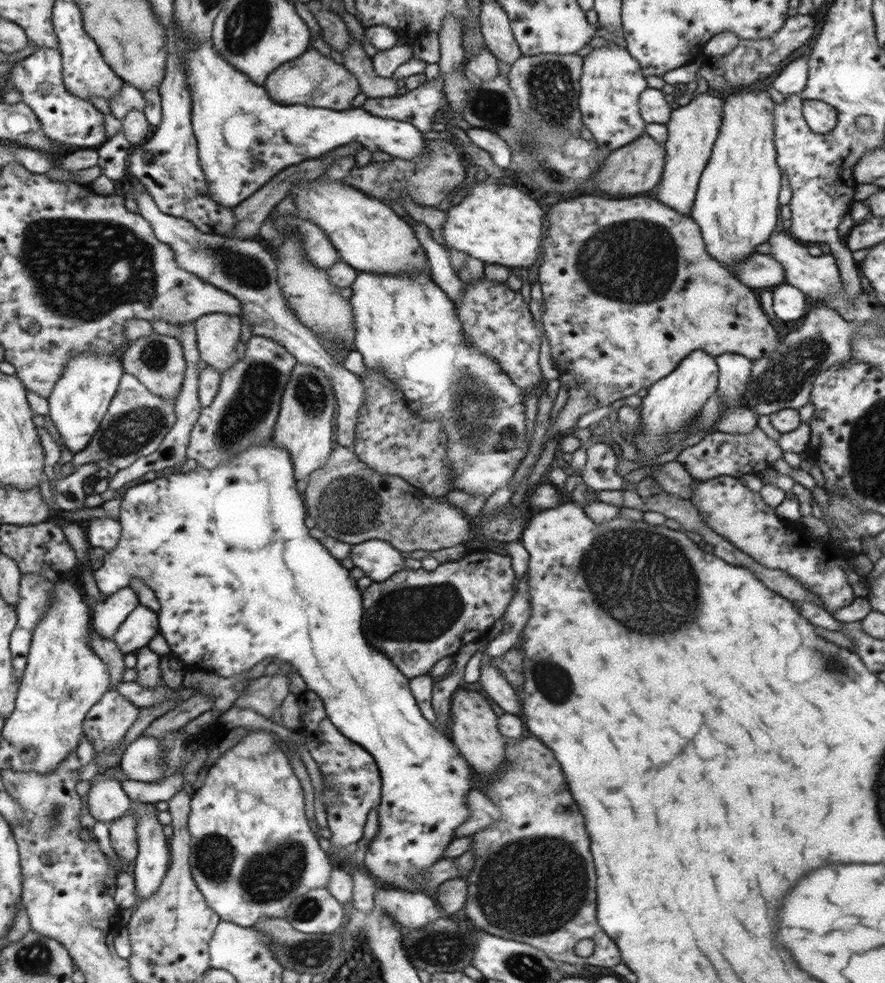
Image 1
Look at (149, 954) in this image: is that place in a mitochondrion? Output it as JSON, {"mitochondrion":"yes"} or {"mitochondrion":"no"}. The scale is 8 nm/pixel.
{"mitochondrion":"no"}

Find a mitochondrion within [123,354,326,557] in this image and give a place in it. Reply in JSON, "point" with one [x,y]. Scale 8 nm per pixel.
{"point":[253,401]}

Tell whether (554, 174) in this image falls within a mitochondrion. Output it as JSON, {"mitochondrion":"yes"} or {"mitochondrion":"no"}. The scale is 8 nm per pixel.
{"mitochondrion":"yes"}

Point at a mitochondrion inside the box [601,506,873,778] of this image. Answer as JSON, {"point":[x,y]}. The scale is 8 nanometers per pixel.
{"point":[833,666]}

